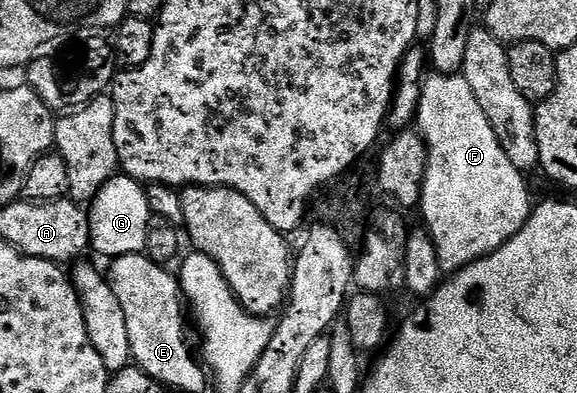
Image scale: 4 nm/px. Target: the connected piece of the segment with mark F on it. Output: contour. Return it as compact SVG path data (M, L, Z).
M431 73L429 77L422 83L422 95L420 96L420 104L418 105L418 116L416 119L417 133L421 134L426 141L426 175L422 181L422 197L420 199L420 211L422 210L422 222L427 234L434 241L436 248L436 256L438 263L443 271L453 272L462 270L468 264L472 264L476 260L480 260L484 256L488 256L496 248L500 248L508 240L512 240L512 236L516 236L516 232L520 232L520 228L524 228L524 224L530 219L532 209L532 201L530 202L530 190L526 187L523 171L516 168L516 164L512 164L512 160L508 160L508 156L504 156L504 148L500 148L500 140L496 140L496 132L492 132L492 124L488 124L488 116L484 116L484 111L480 108L480 103L476 100L476 95L472 93L472 88L468 88L468 84L458 74L440 74Z

